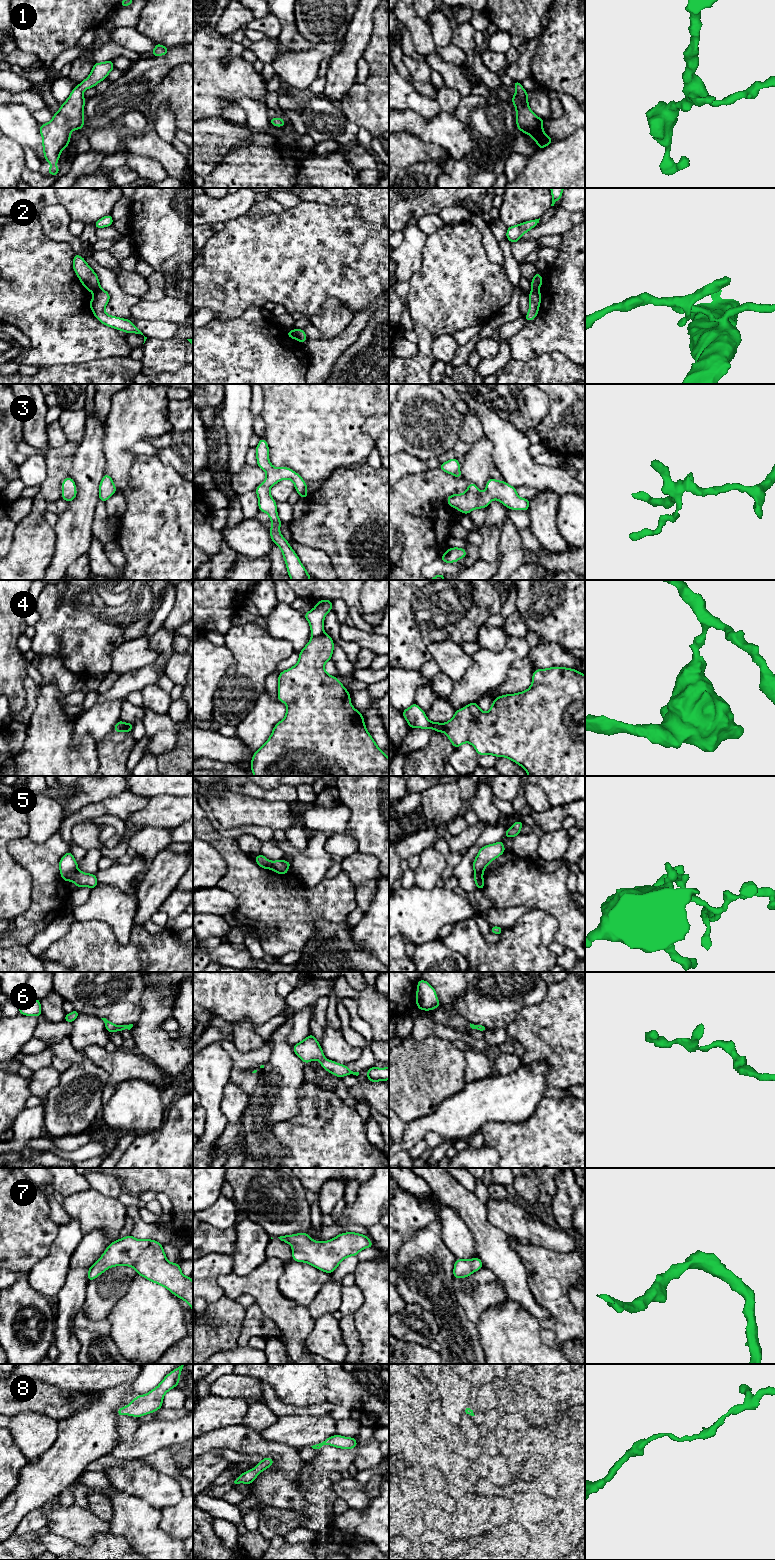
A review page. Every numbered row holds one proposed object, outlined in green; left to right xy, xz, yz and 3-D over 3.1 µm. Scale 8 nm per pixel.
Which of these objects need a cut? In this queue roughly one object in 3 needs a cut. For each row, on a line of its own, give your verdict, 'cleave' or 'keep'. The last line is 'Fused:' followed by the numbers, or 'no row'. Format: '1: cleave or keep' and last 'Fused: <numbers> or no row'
1: keep
2: cleave
3: keep
4: cleave
5: cleave
6: keep
7: keep
8: keep
Fused: 2, 4, 5

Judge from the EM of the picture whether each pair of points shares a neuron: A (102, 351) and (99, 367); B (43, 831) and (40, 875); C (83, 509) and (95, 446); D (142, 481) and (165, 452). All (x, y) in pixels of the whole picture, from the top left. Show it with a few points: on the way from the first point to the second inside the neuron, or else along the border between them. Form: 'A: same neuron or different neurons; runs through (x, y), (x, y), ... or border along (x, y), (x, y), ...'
A: different neurons; border along (124, 356), (108, 356), (78, 364)
B: different neurons; border along (57, 831), (42, 842), (34, 842), (27, 836)
C: same neuron; runs through (85, 493), (85, 474), (88, 470), (89, 462)
D: different neurons; border along (156, 455), (164, 464), (172, 466), (178, 472)

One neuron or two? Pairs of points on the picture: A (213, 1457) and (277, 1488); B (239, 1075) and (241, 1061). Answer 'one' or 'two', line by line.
A: two
B: one

